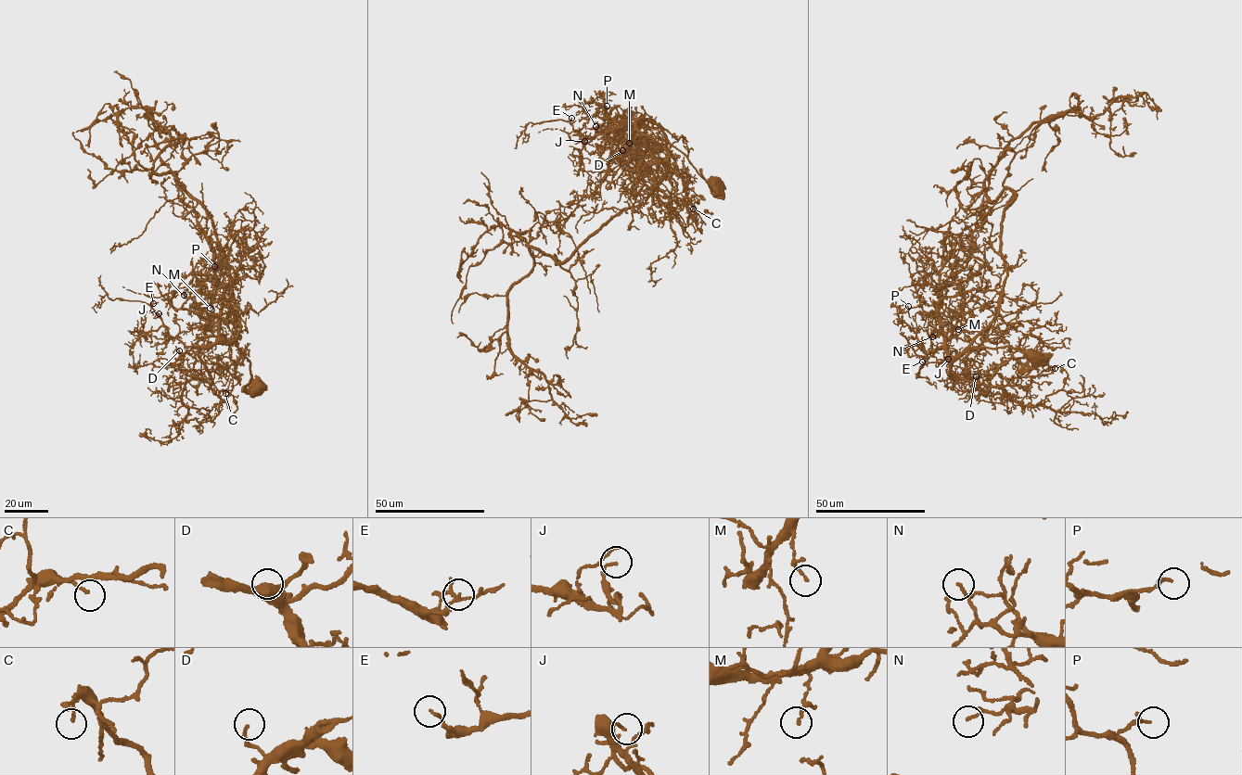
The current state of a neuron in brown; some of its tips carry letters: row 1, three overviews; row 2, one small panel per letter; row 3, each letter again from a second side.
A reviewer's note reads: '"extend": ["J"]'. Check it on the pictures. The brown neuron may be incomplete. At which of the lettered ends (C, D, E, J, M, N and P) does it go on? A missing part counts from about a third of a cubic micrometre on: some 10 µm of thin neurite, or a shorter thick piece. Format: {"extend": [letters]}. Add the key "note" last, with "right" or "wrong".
{"extend": ["J"], "note": "right"}

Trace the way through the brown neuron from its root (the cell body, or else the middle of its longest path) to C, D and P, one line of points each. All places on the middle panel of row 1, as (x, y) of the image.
C: (715, 184), (699, 174), (655, 123), (637, 120), (637, 130), (664, 148), (693, 209)
D: (715, 184), (699, 174), (658, 125), (647, 120), (637, 120), (628, 148), (622, 150)
P: (715, 184), (699, 174), (658, 125), (646, 120), (630, 127), (620, 123), (606, 114), (603, 107), (607, 106)

